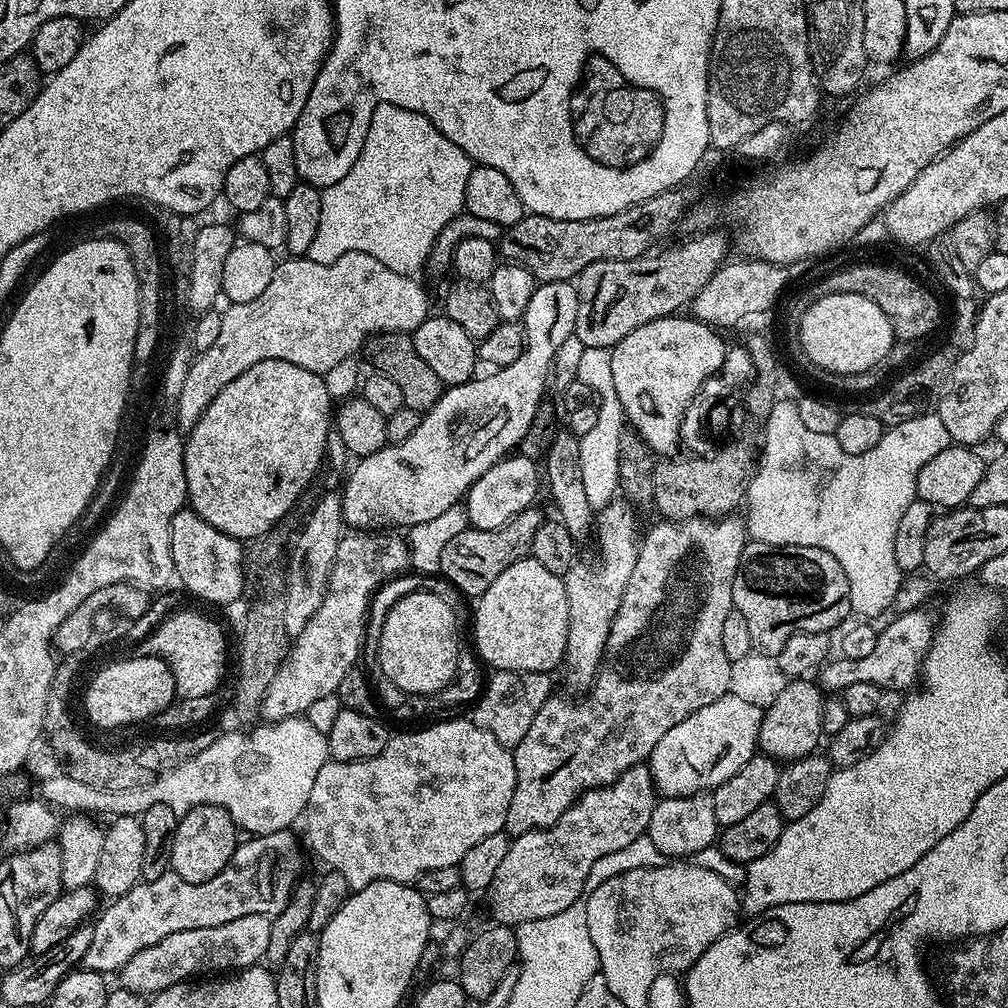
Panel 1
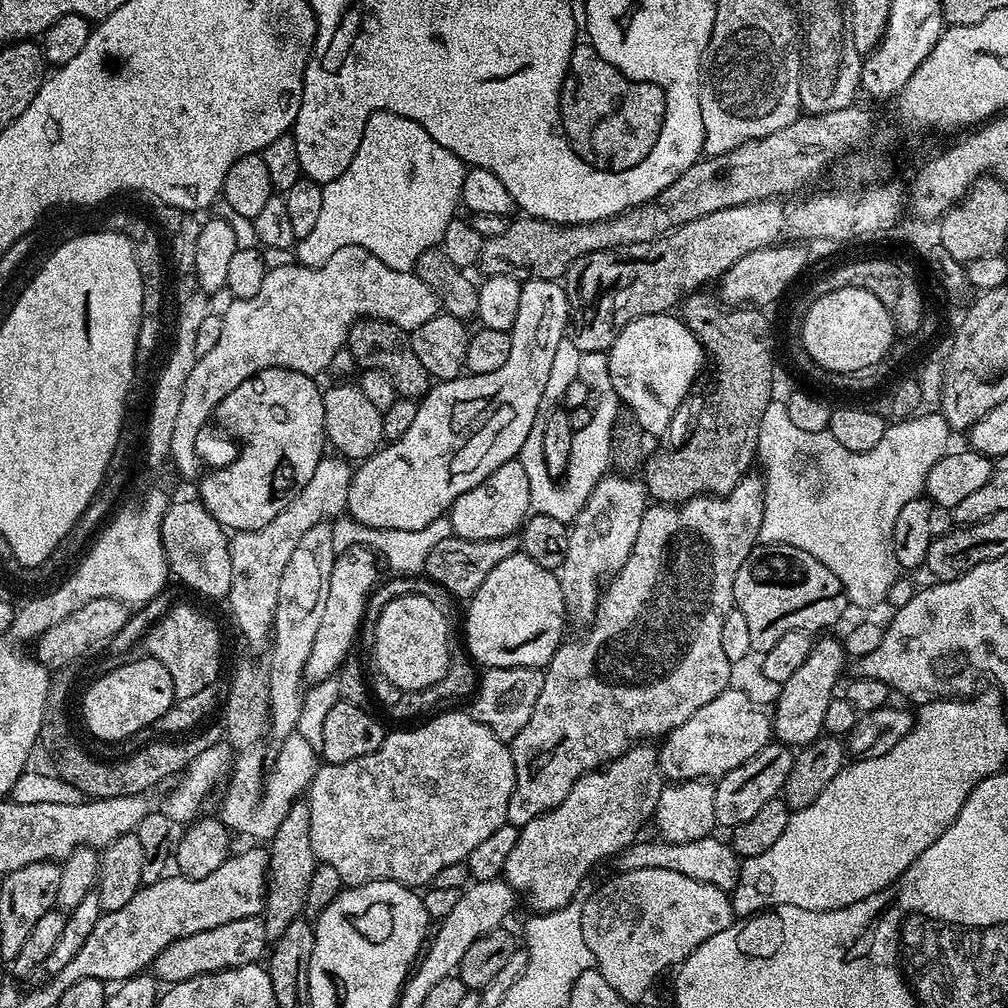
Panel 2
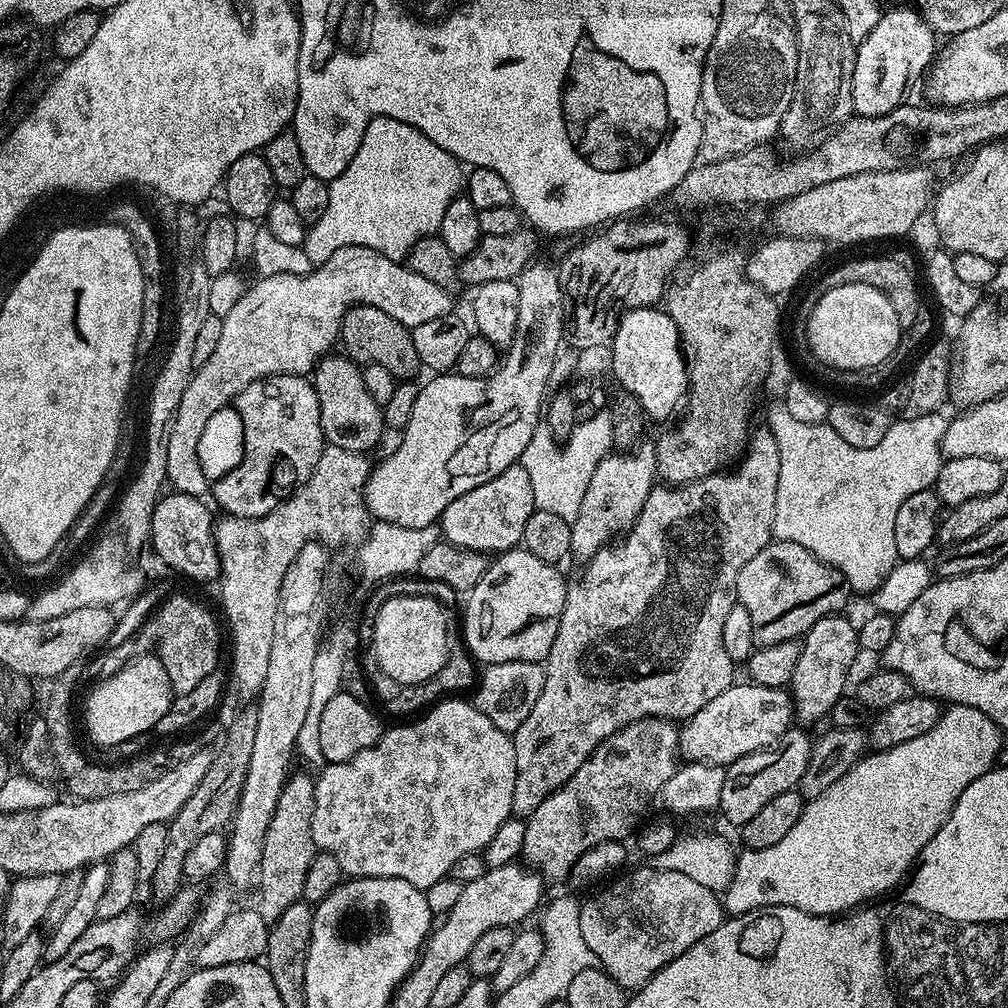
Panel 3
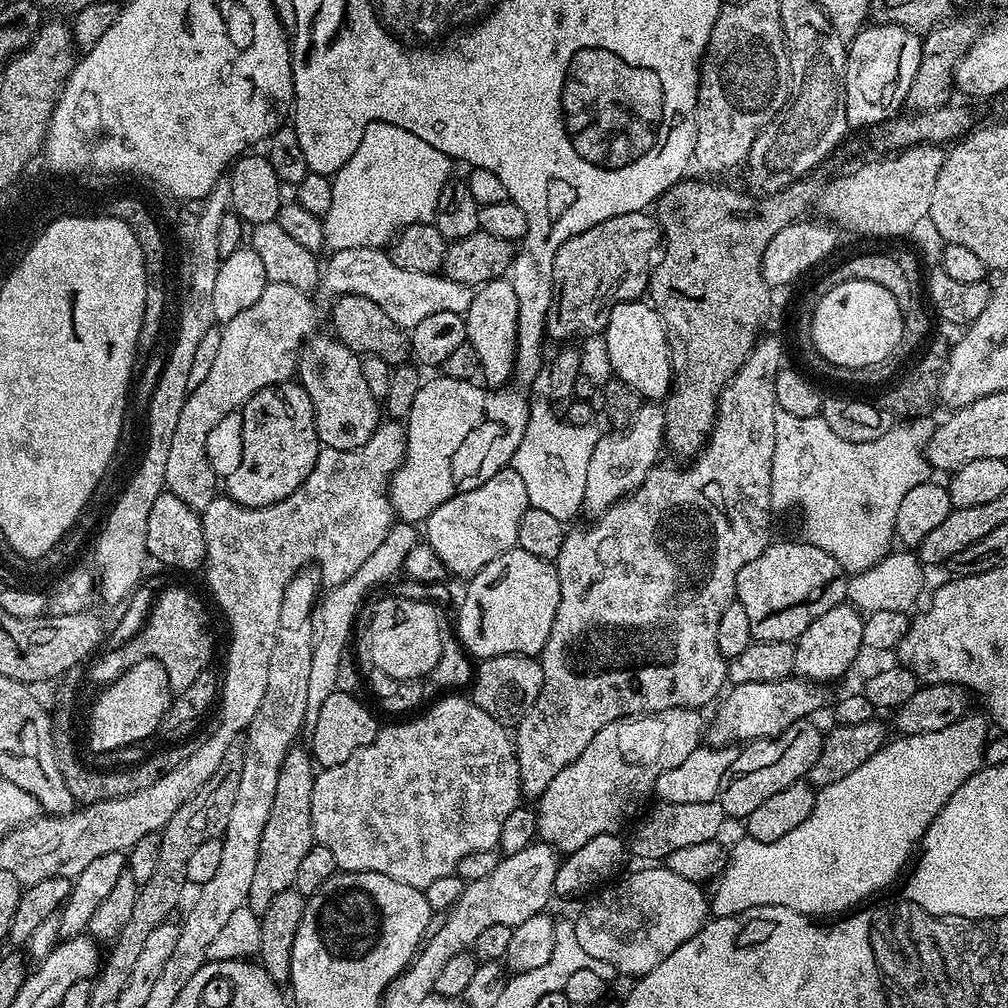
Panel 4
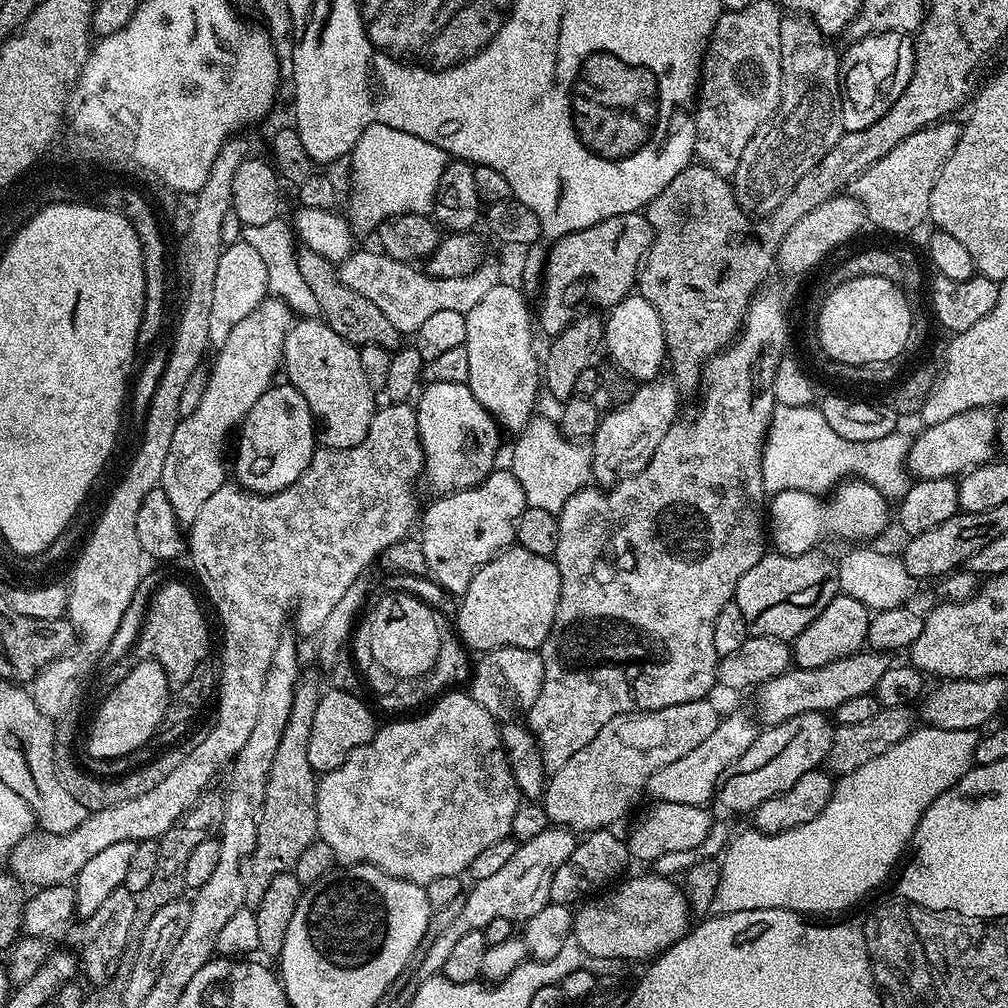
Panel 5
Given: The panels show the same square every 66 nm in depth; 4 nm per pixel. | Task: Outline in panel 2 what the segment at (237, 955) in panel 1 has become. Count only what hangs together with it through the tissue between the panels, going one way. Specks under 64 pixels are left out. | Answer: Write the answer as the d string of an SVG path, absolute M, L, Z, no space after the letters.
M254 916L238 918L222 926L214 926L214 930L202 930L202 934L190 934L186 938L175 940L173 944L166 946L166 950L156 955L150 968L157 981L171 986L195 976L202 976L206 972L220 972L223 968L255 964L265 955L269 944L263 919Z

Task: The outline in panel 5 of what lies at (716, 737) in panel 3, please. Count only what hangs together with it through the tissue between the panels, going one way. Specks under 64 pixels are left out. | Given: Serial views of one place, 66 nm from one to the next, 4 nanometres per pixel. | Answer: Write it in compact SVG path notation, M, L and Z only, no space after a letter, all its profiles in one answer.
M861 650L853 656L842 658L838 662L830 662L821 668L789 667L778 678L759 689L760 716L765 725L780 724L783 720L794 718L803 712L835 713L842 702L854 698L857 694L875 693L878 681L890 666L890 660L885 653L873 650Z

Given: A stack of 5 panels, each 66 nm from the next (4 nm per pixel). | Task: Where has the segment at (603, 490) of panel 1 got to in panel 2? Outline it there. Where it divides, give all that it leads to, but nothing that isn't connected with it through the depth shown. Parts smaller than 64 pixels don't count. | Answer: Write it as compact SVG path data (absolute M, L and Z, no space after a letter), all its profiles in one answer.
M582 352L577 378L586 382L589 390L594 390L593 417L587 426L576 430L568 459L568 469L564 471L562 479L559 482L552 482L548 492L542 493L541 496L539 493L534 504L539 515L558 518L558 522L566 525L571 525L573 518L580 513L600 479L609 475L612 468L612 431L614 422L622 411L620 399L614 390L614 382L610 382L607 352Z

